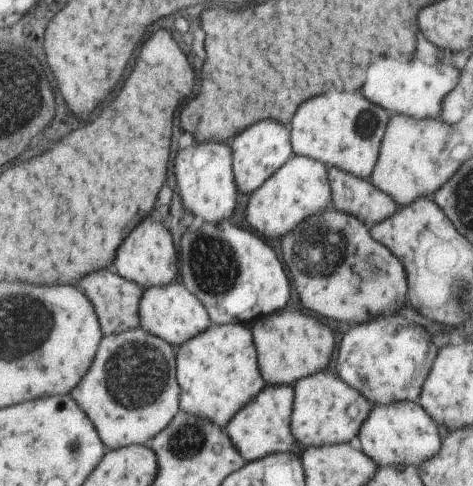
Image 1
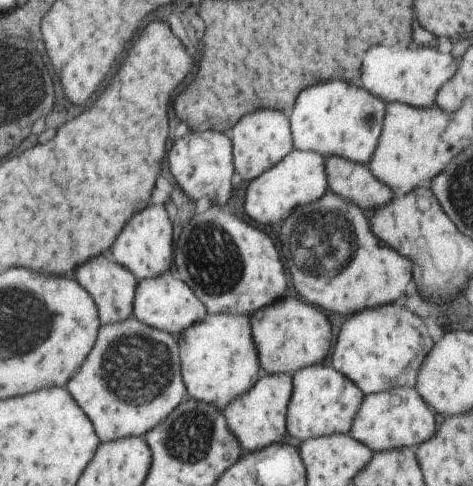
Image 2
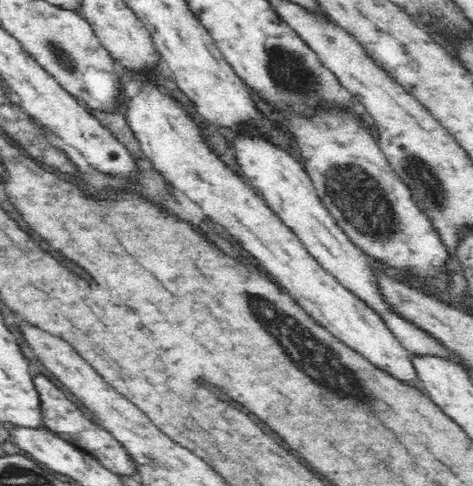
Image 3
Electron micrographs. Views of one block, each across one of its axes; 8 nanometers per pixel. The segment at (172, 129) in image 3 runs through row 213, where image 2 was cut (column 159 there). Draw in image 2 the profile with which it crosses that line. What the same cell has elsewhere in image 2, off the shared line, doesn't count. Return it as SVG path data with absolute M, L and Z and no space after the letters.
M163 204L147 206L147 210L139 210L127 226L123 226L123 234L119 234L119 242L111 246L111 254L115 254L115 262L123 268L131 270L137 280L147 280L161 276L161 272L167 272L171 264L171 222L167 216L167 210Z

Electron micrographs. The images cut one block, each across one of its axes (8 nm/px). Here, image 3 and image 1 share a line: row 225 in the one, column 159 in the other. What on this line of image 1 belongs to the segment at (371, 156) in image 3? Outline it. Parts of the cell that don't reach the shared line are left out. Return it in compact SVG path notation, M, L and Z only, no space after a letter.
M143 328L103 336L91 368L69 396L87 410L87 418L95 422L105 450L125 446L143 446L151 442L177 412L181 388L175 378L173 344L147 334Z

